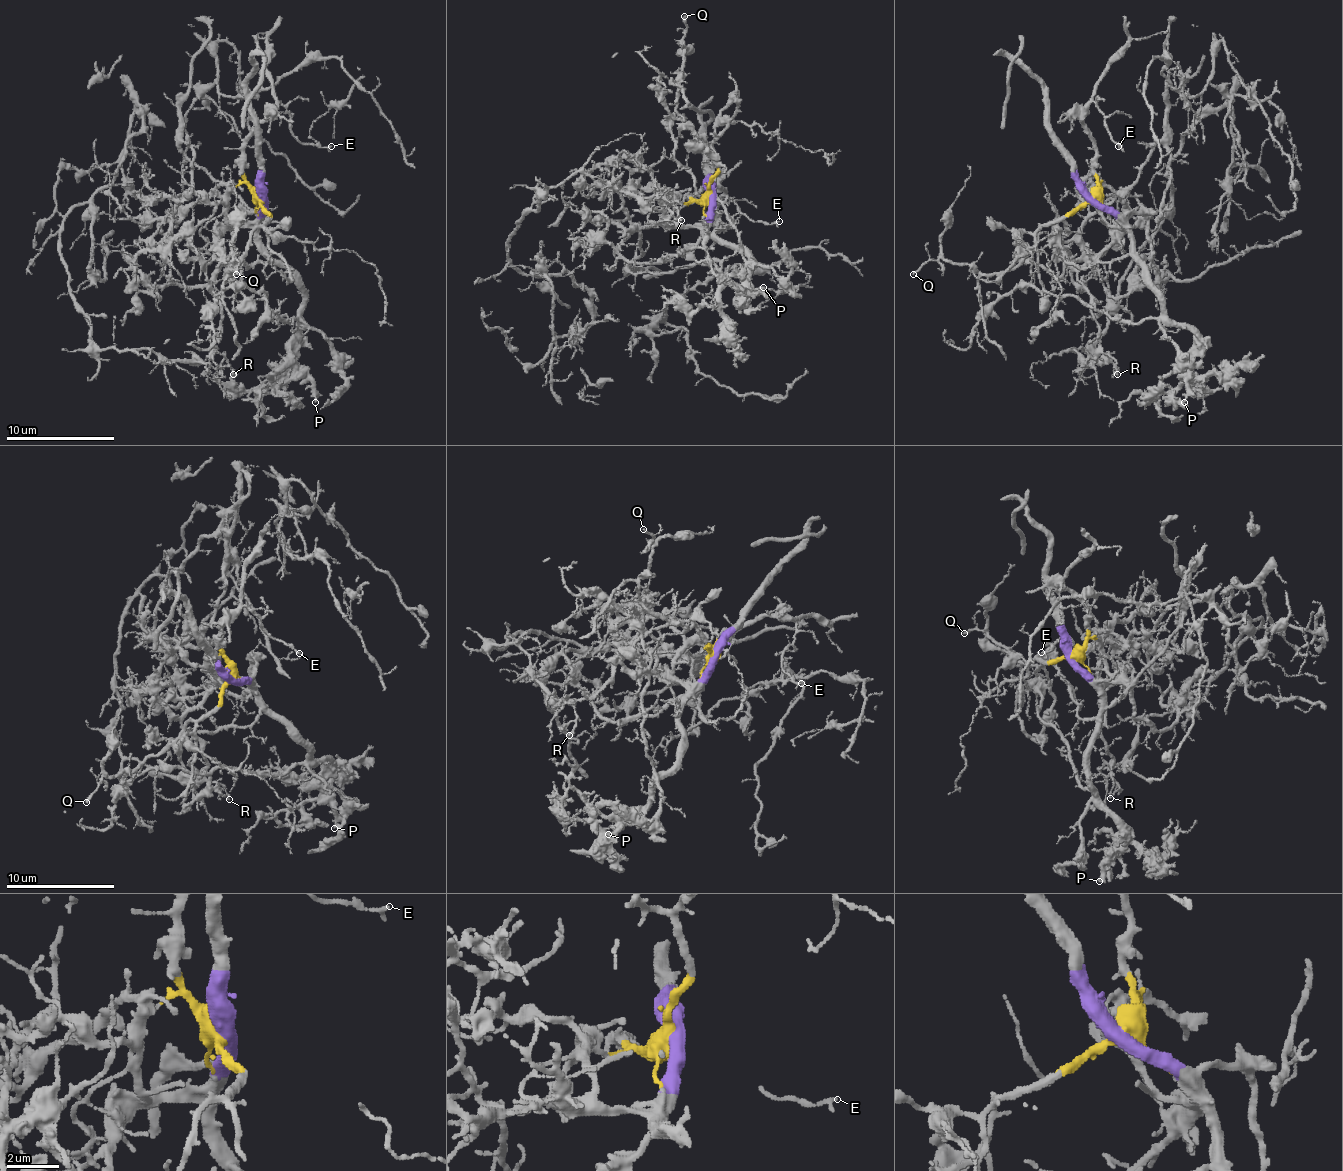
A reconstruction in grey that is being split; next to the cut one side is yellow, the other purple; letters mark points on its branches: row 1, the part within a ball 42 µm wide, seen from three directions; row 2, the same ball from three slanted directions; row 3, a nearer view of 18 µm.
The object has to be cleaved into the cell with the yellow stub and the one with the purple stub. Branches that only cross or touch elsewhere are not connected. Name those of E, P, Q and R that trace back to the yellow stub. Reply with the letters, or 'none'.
E, Q

